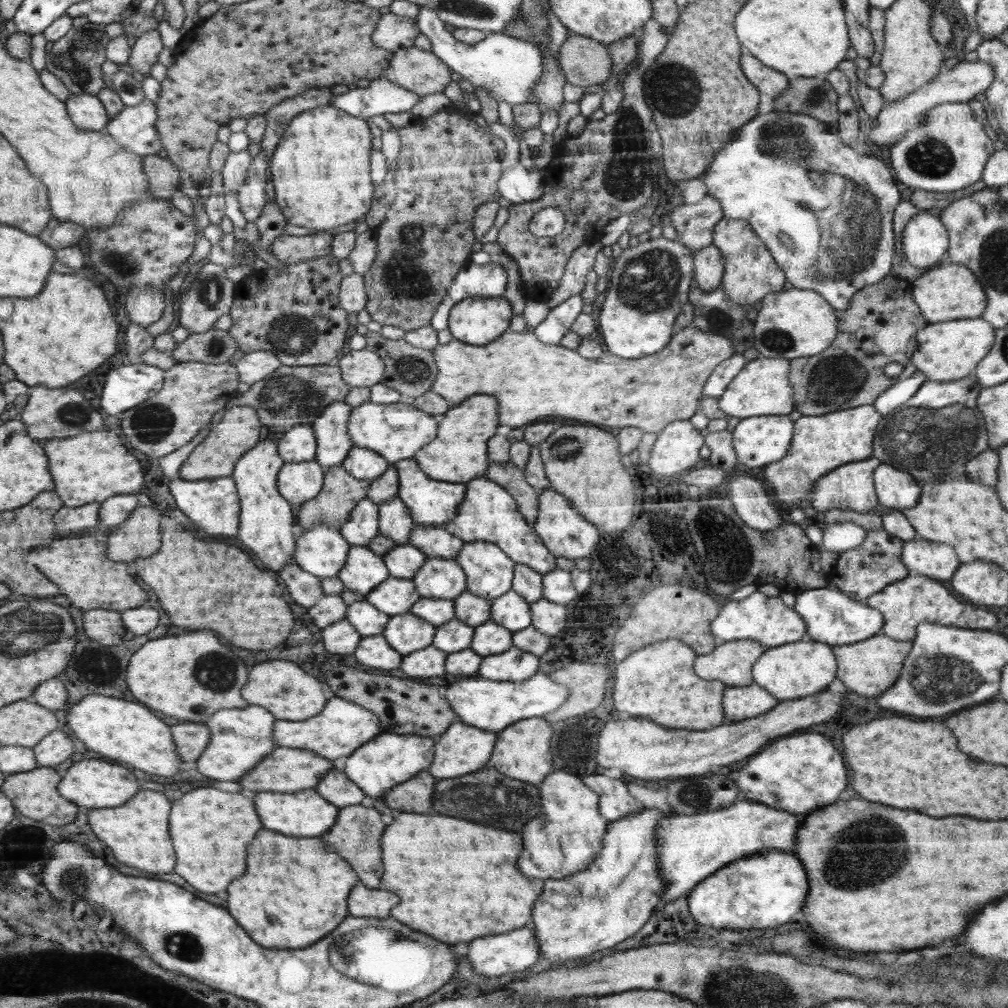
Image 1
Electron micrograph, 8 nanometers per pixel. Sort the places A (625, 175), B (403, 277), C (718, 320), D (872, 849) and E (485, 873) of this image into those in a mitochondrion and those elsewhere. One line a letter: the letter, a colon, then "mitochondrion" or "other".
A: mitochondrion
B: mitochondrion
C: mitochondrion
D: mitochondrion
E: other

